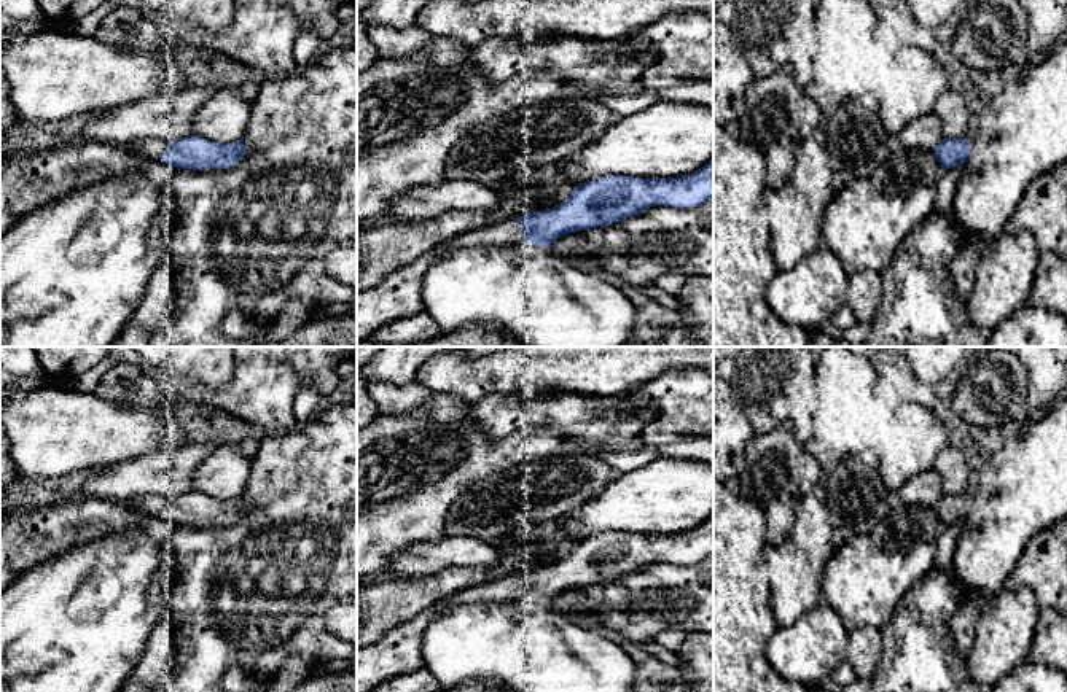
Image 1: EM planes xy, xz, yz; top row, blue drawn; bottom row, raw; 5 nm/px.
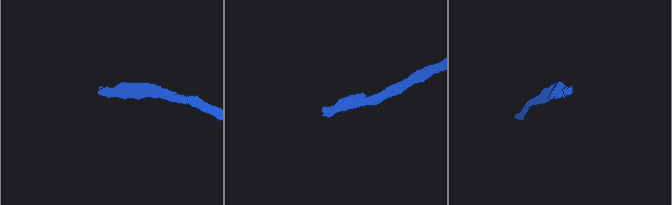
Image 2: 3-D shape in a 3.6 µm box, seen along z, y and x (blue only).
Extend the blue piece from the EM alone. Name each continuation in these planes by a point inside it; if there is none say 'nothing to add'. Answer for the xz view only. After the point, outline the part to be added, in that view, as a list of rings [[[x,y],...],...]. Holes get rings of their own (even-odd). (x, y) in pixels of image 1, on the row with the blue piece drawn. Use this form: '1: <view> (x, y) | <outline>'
1: xz (400, 293) | [[[519,216],[468,231],[395,269],[377,286],[357,293],[357,347],[381,326],[424,312],[422,275],[436,258],[457,248],[516,245],[522,239]]]

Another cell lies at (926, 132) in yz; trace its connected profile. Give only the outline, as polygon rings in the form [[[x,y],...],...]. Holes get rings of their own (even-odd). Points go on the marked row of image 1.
[[[936,113],[919,116],[897,135],[903,148],[935,150],[943,140],[941,119]]]

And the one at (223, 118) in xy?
[[[231,83],[221,84],[196,111],[191,134],[215,143],[237,142],[245,135],[252,108]]]

